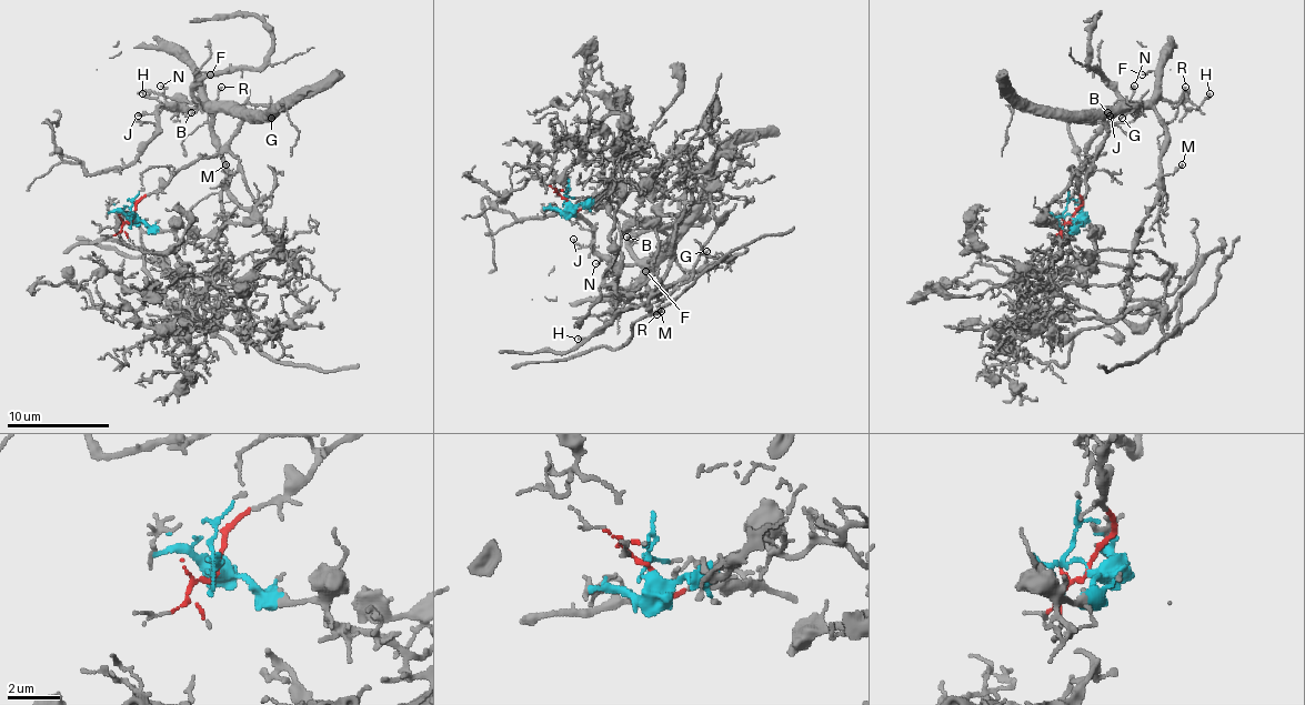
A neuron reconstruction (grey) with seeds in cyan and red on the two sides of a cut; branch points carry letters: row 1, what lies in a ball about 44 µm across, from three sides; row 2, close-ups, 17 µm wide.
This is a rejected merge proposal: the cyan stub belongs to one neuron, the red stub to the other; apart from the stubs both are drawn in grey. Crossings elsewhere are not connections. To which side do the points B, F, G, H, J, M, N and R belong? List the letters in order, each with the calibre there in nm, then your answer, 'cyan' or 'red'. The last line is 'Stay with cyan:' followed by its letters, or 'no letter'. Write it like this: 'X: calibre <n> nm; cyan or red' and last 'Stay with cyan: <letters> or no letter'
B: calibre 80 nm; red
F: calibre 130 nm; red
G: calibre 110 nm; red
H: calibre 200 nm; red
J: calibre 130 nm; red
M: calibre 170 nm; red
N: calibre 120 nm; red
R: calibre 100 nm; red
Stay with cyan: no letter

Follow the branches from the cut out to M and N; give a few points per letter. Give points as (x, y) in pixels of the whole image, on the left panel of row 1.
M: (131, 218), (139, 202), (213, 157), (237, 131), (239, 118), (211, 108), (213, 147), (229, 174), (226, 164)
N: (131, 218), (139, 202), (178, 172), (219, 151), (239, 121), (211, 108), (172, 108), (160, 86)

